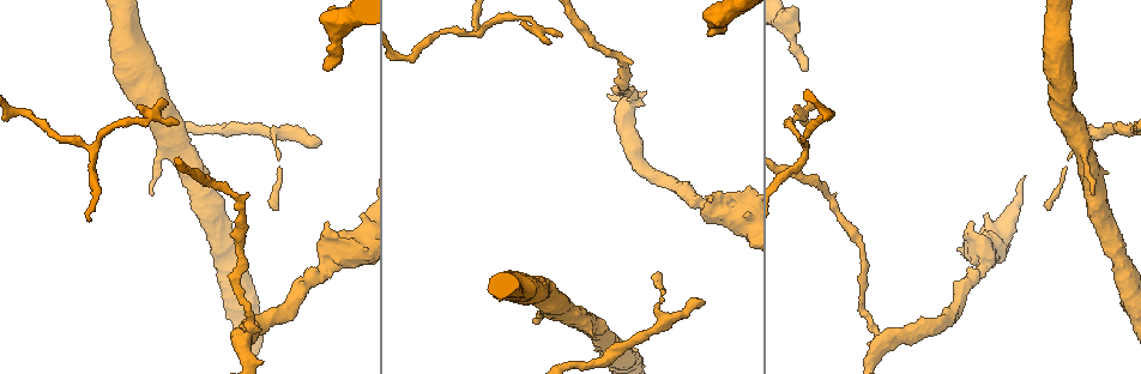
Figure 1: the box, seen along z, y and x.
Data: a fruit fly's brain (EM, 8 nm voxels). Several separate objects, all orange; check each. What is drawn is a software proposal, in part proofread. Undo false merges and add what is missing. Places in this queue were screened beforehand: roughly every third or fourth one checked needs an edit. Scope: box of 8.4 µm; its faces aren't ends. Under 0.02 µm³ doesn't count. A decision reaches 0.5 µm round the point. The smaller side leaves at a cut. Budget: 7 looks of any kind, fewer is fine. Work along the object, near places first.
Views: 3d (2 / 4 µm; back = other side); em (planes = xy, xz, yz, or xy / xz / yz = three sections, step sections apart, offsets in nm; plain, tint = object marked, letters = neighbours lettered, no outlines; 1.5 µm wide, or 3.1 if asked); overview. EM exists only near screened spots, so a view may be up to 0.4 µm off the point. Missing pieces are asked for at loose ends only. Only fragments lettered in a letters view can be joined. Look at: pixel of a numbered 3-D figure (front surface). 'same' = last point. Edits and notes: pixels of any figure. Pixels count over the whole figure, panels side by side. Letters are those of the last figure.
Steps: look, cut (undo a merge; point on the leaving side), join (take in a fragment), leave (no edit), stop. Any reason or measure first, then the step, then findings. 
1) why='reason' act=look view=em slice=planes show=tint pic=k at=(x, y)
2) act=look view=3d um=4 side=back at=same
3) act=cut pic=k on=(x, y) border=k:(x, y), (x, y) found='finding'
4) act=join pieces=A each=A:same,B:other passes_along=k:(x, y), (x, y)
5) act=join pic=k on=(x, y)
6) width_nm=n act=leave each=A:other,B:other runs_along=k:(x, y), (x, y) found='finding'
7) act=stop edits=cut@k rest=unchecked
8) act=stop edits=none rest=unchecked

why='free end' act=look view=3d um=4 side=back pic=1 at=(318, 145)

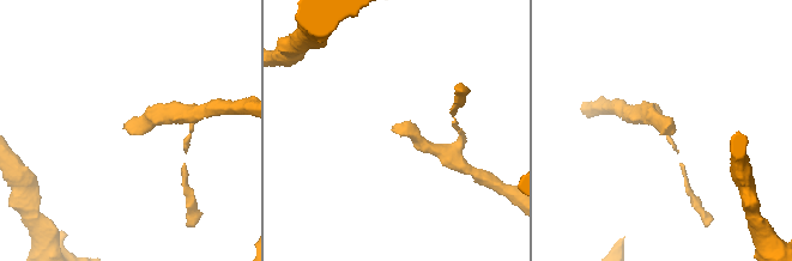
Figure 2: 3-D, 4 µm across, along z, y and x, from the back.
act=look view=em slice=planes show=letters pic=2 at=(396, 132)

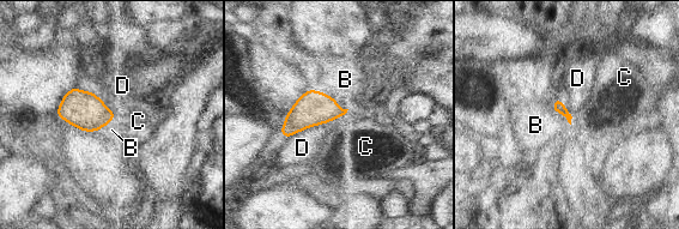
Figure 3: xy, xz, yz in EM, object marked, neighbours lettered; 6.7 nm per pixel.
act=join pieces=B each=B:same,C:other,D:other passes_along=3:(313, 108), (327, 95), (345, 79) found='it goes on there'

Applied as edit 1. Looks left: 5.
act=look view=overview

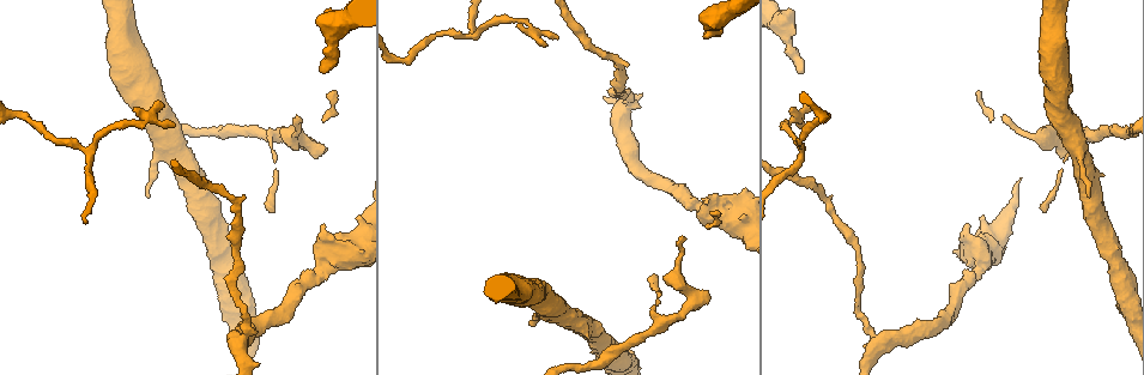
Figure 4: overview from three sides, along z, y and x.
why='calibre changes' act=look view=em slice=yz step=4 show=tint pic=4 at=(788, 50)

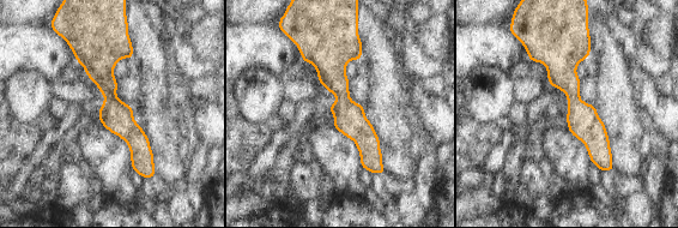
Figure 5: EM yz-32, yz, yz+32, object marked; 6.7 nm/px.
why='cut it another way' act=look view=em slice=planes show=letters at=same

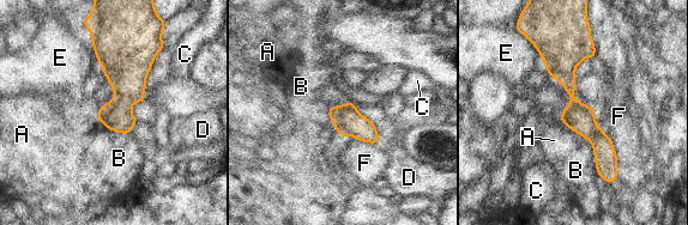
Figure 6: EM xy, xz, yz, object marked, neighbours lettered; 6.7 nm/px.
longest_contact=F:500nm act=leave each=A:other,B:other,C:other,D:other,E:other,F:other runs_along=6:(567, 42), (575, 113), (601, 141), (608, 176) found='all the same neuron'

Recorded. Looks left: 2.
act=stop edits=join@3 rest=unchecked

